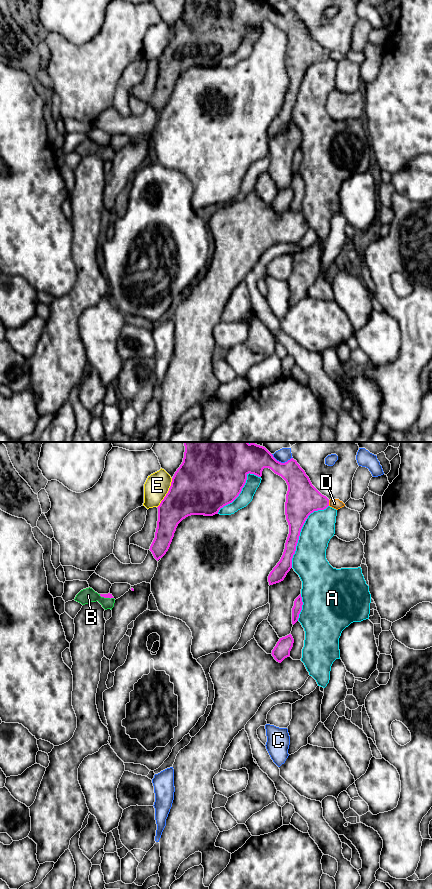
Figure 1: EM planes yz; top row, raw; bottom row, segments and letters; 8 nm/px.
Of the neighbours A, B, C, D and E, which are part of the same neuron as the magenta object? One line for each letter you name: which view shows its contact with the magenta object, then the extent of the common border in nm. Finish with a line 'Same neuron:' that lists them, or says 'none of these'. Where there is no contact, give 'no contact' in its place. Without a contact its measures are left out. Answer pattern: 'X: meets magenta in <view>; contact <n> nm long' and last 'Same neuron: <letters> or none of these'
B: meets magenta in yz; contact 120 nm long
Same neuron: B

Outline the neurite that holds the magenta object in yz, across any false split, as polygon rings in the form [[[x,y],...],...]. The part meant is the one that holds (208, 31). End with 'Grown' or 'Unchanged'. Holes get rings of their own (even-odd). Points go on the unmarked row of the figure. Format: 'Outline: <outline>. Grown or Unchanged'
Outline: [[[185,0],[183,14],[172,30],[168,45],[157,59],[157,80],[149,101],[154,110],[158,113],[166,106],[176,80],[183,71],[191,67],[218,66],[221,60],[232,55],[239,48],[246,35],[247,27],[250,25],[261,29],[264,20],[269,20],[281,28],[288,37],[285,67],[289,86],[283,107],[268,128],[269,137],[283,133],[292,120],[292,110],[306,71],[314,63],[326,61],[329,58],[329,51],[312,37],[296,12],[291,10],[281,15],[266,0]]]. Unchanged

